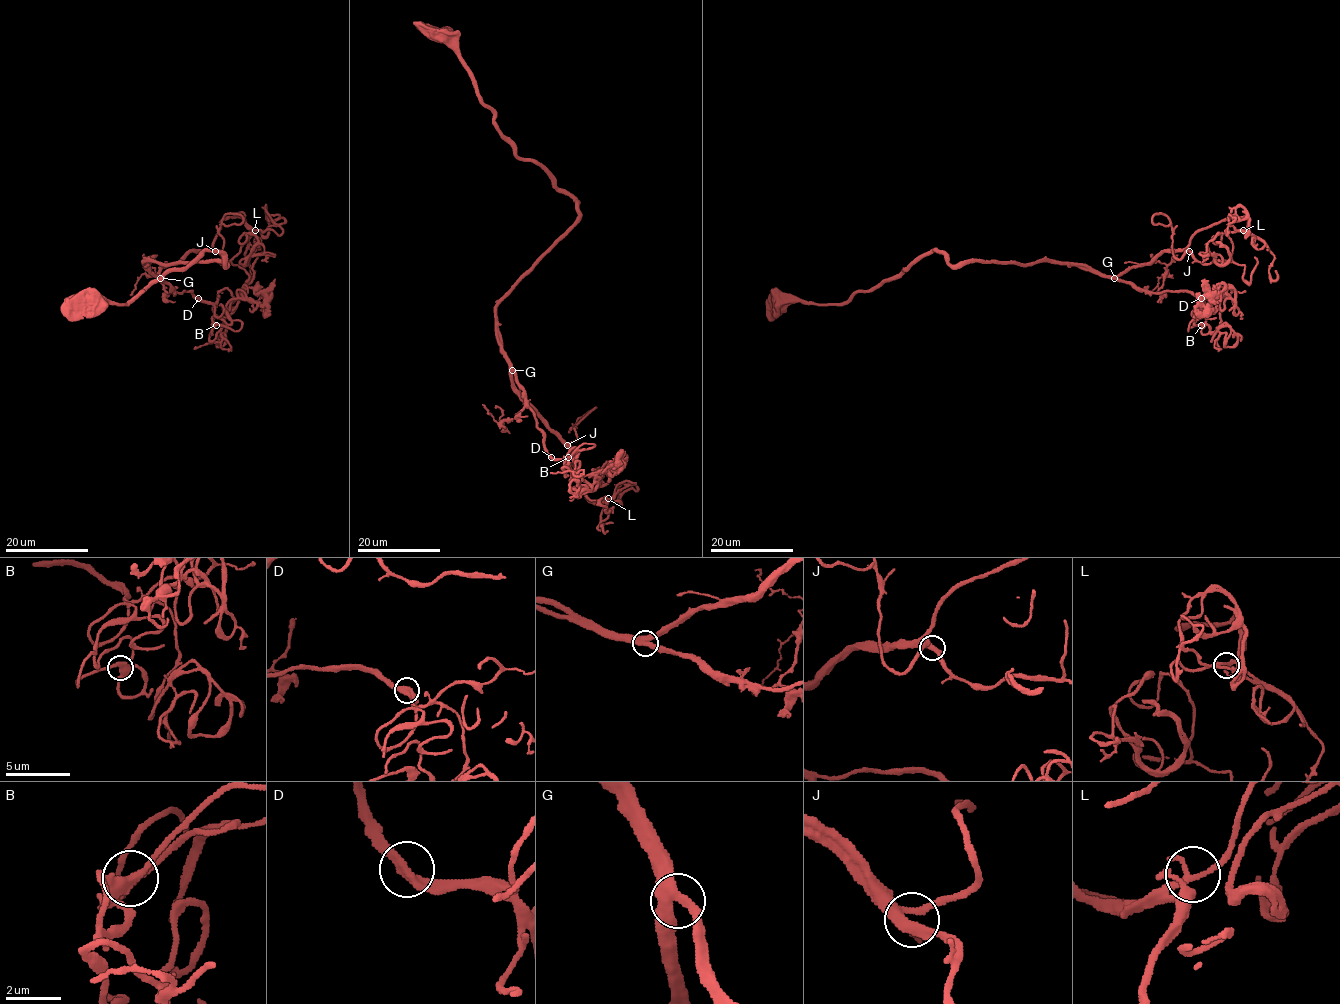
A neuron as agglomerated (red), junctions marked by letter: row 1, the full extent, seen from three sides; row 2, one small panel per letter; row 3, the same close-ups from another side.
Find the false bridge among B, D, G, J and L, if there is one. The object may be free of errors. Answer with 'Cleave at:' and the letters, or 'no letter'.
Cleave at: no letter

